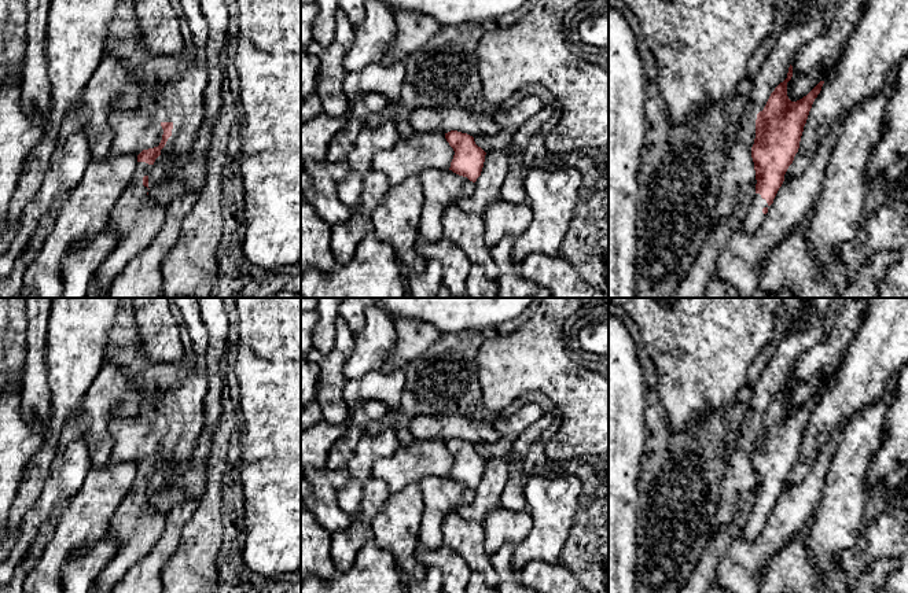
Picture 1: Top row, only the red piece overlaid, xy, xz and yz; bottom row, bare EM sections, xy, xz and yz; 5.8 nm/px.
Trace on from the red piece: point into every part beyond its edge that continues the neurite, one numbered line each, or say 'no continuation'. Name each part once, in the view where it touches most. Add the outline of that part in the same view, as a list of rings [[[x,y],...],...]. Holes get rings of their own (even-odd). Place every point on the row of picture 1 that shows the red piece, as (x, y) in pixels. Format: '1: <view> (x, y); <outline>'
1: yz (754, 217); [[[756,194],[754,200],[753,200],[750,209],[747,210],[747,214],[742,224],[743,229],[747,233],[756,232],[764,222],[764,220],[765,220],[765,214],[762,213],[764,207],[769,207],[767,200],[762,199],[760,194]]]

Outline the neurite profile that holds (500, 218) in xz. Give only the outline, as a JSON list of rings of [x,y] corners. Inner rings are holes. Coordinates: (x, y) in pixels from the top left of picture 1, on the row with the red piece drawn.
[[[497,199],[485,210],[482,217],[485,242],[492,248],[506,236],[519,236],[530,225],[533,211],[527,203],[512,205]]]

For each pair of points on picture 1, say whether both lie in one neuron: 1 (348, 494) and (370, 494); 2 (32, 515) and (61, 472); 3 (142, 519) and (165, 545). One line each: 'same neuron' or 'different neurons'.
1: different neurons
2: same neuron
3: different neurons

